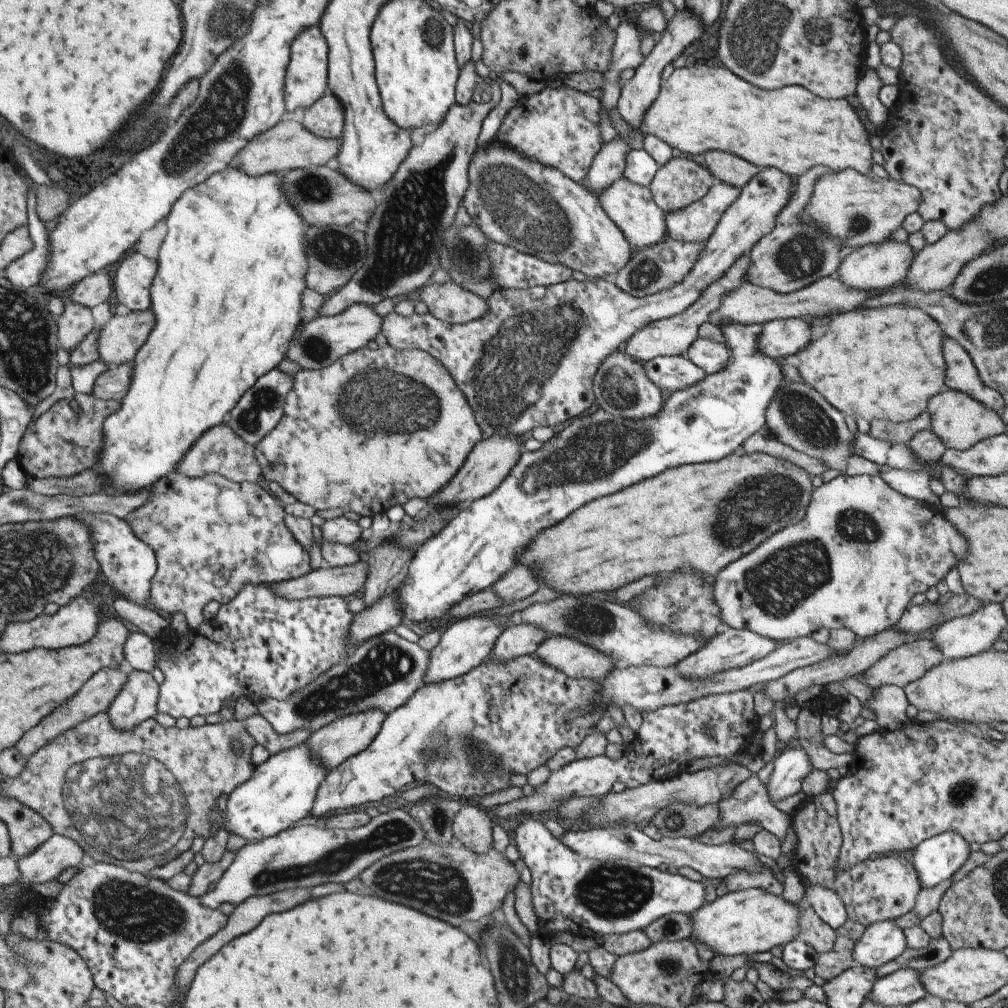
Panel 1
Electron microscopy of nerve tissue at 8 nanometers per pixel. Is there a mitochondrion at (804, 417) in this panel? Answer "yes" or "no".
yes

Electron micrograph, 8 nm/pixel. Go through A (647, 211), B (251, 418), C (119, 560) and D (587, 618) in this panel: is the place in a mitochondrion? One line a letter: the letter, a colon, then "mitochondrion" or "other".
A: other
B: mitochondrion
C: other
D: mitochondrion

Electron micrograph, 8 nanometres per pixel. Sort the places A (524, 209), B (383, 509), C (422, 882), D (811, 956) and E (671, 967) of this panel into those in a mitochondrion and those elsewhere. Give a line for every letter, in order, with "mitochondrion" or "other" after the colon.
A: mitochondrion
B: other
C: mitochondrion
D: other
E: mitochondrion

